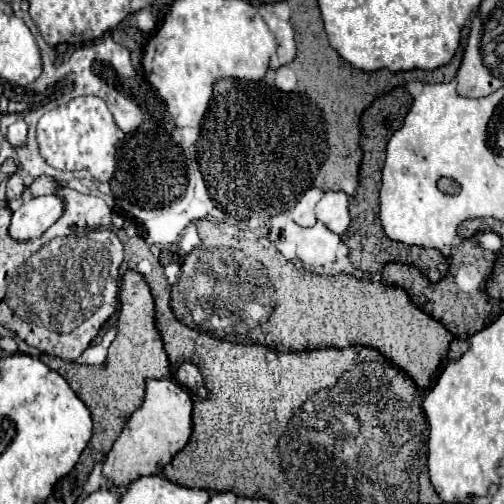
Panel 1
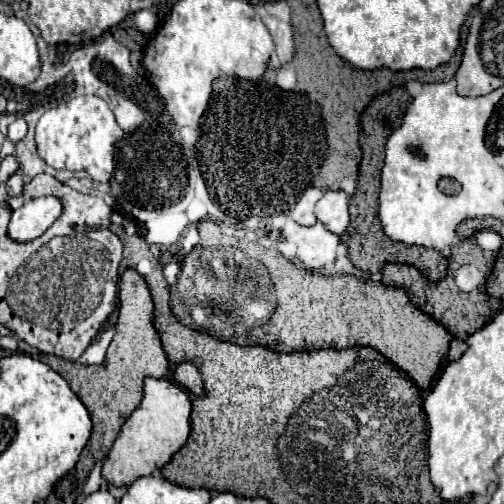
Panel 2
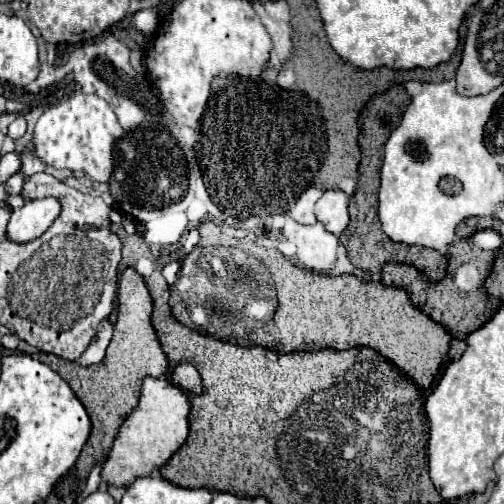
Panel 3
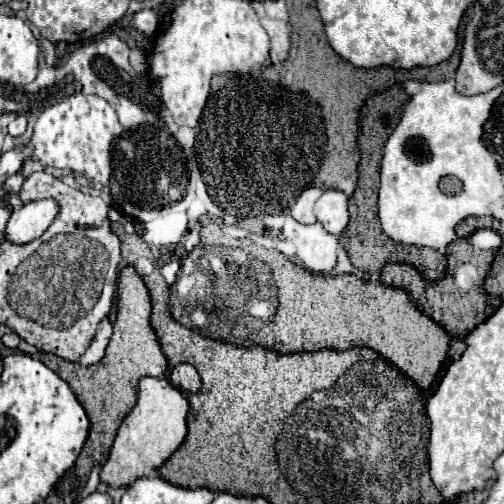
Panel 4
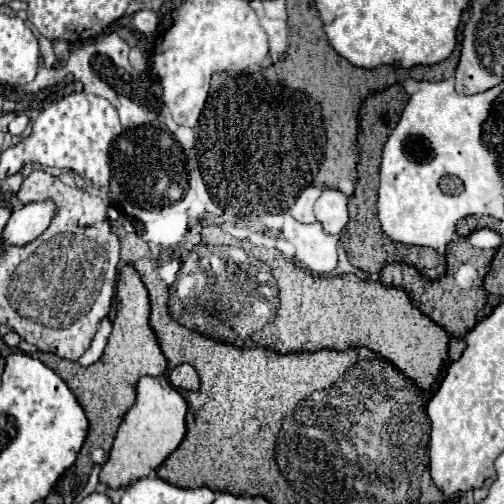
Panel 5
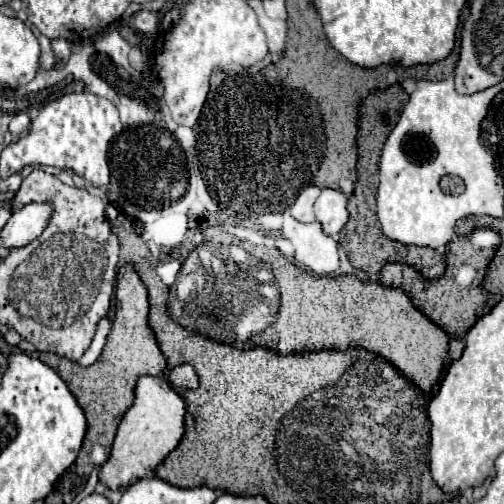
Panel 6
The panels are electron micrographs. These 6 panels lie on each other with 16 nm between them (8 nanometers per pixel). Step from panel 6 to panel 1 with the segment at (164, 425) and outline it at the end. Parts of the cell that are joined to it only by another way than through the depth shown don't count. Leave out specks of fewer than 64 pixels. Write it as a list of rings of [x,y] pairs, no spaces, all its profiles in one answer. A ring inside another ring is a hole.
[[[172,378],[146,380],[144,400],[140,408],[128,418],[120,436],[116,438],[112,450],[104,462],[104,478],[114,486],[128,486],[142,476],[160,474],[162,468],[180,452],[192,434],[192,398],[190,394]]]

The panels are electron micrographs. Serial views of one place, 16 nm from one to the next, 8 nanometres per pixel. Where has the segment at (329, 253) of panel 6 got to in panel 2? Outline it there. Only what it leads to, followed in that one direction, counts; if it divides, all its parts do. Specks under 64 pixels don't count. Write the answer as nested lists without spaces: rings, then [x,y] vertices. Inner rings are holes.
[[[296,222],[288,224],[292,242],[296,244],[296,256],[304,268],[322,270],[336,260],[336,250],[340,238],[316,222],[314,226],[300,226]]]

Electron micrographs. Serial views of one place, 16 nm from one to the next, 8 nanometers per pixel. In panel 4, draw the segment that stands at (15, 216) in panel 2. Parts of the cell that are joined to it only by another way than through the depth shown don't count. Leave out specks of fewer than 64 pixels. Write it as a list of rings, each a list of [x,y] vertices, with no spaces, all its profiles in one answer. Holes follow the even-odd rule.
[[[54,200],[28,202],[18,210],[12,210],[12,216],[4,230],[4,240],[10,244],[28,244],[42,236],[58,214],[58,204]]]

